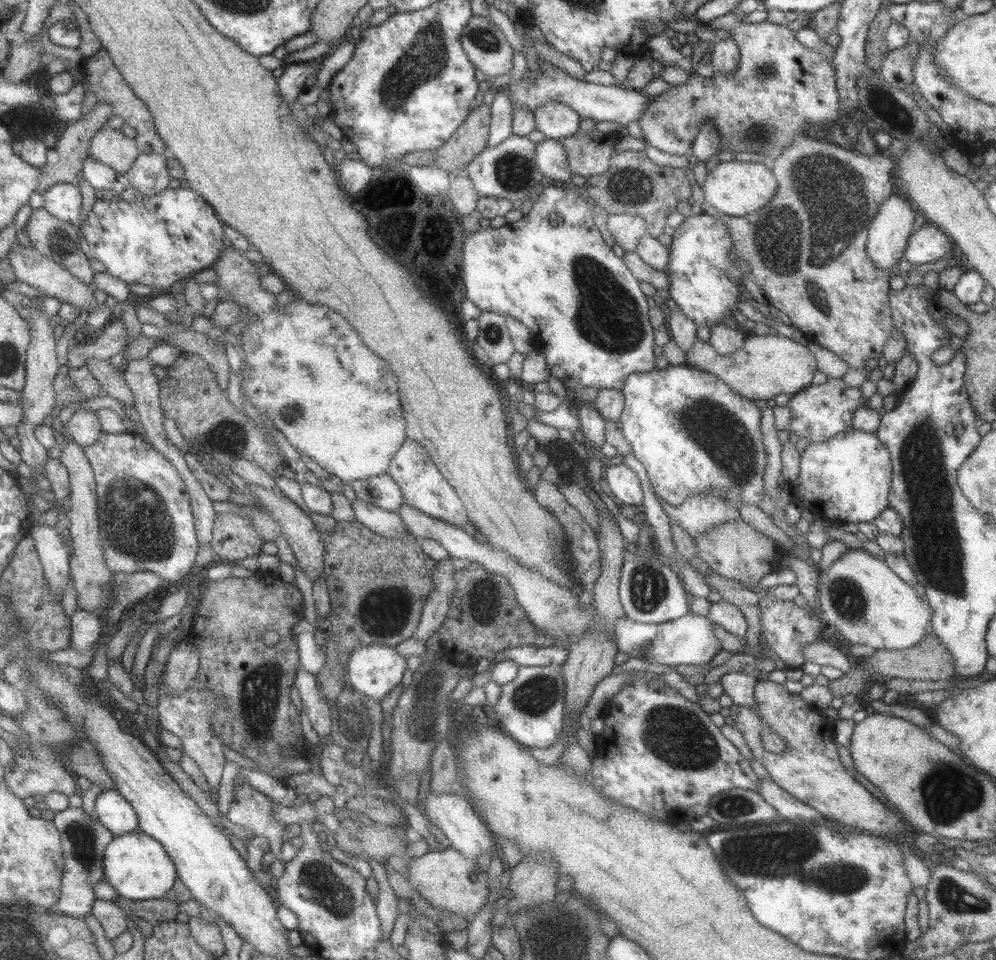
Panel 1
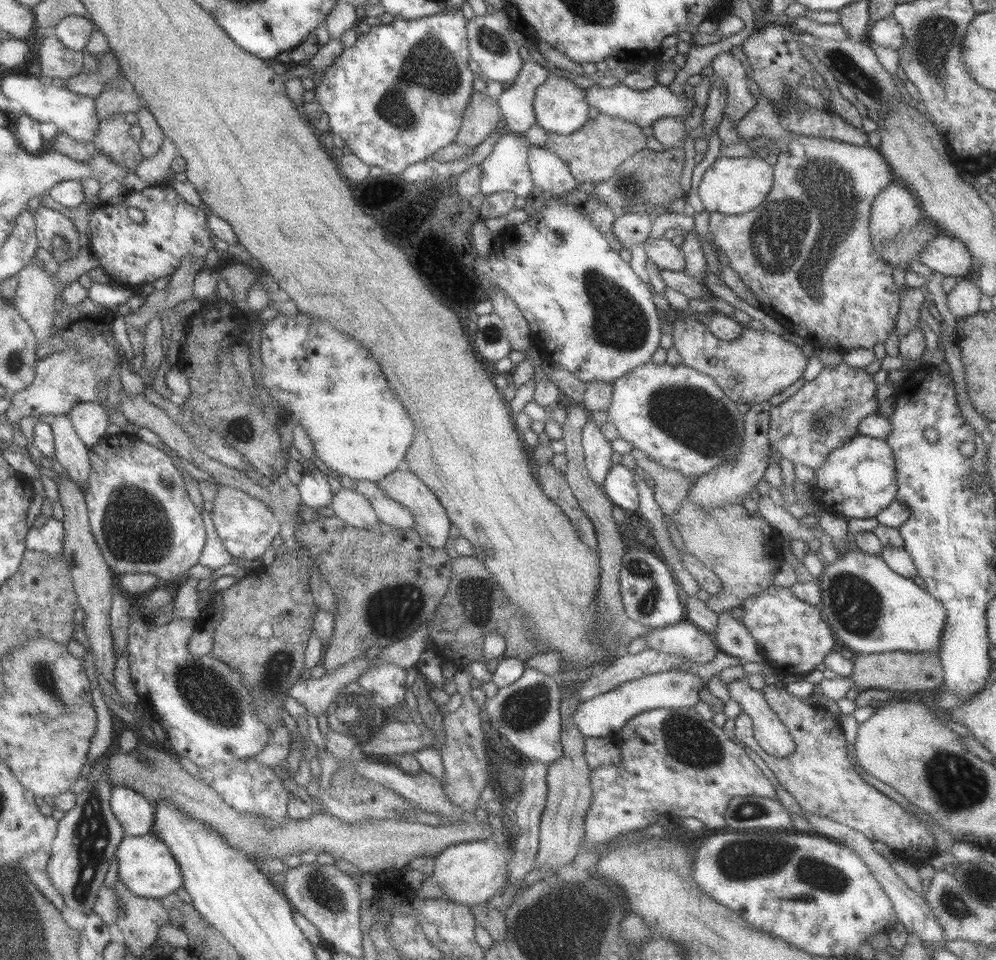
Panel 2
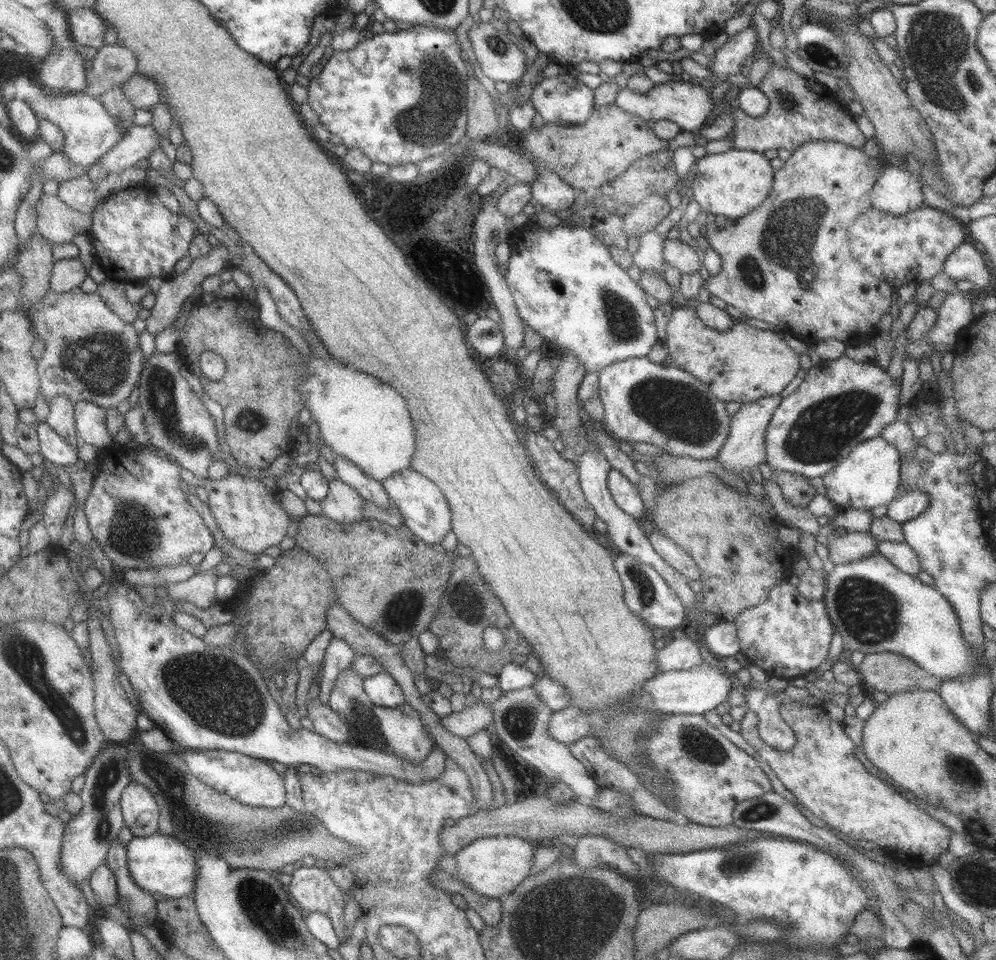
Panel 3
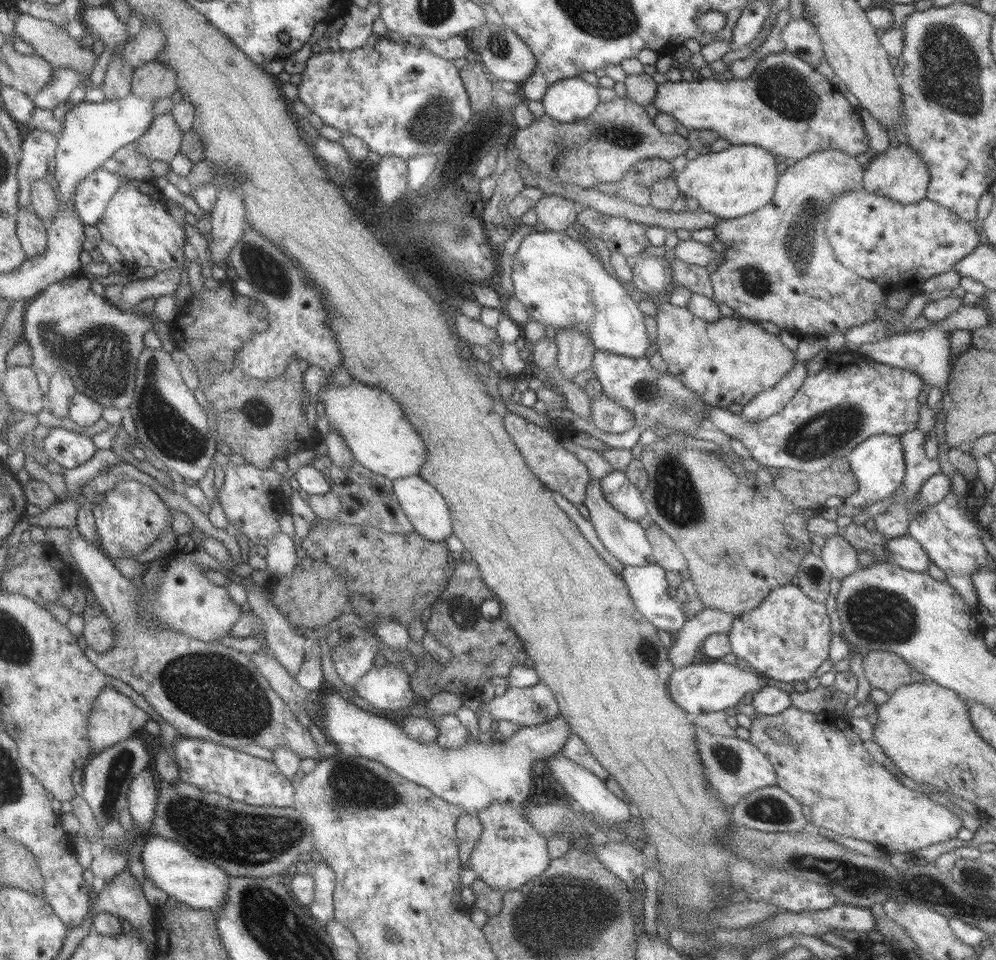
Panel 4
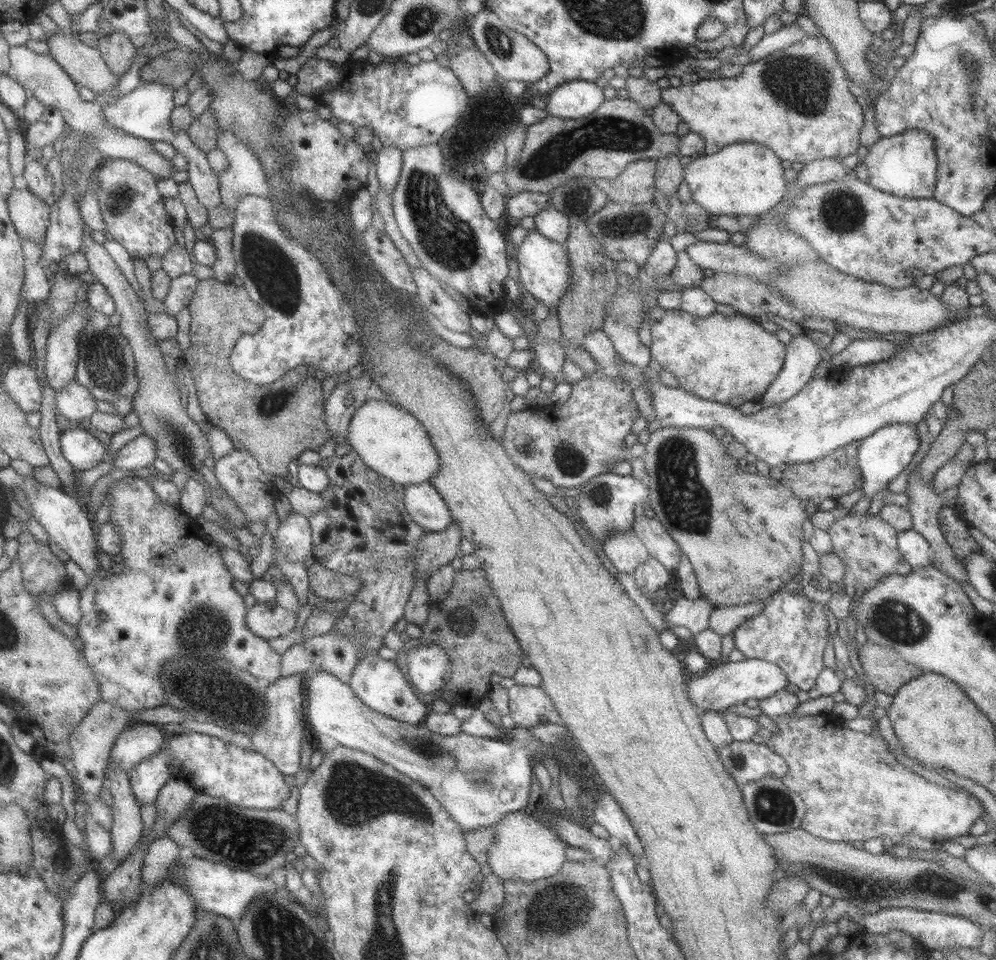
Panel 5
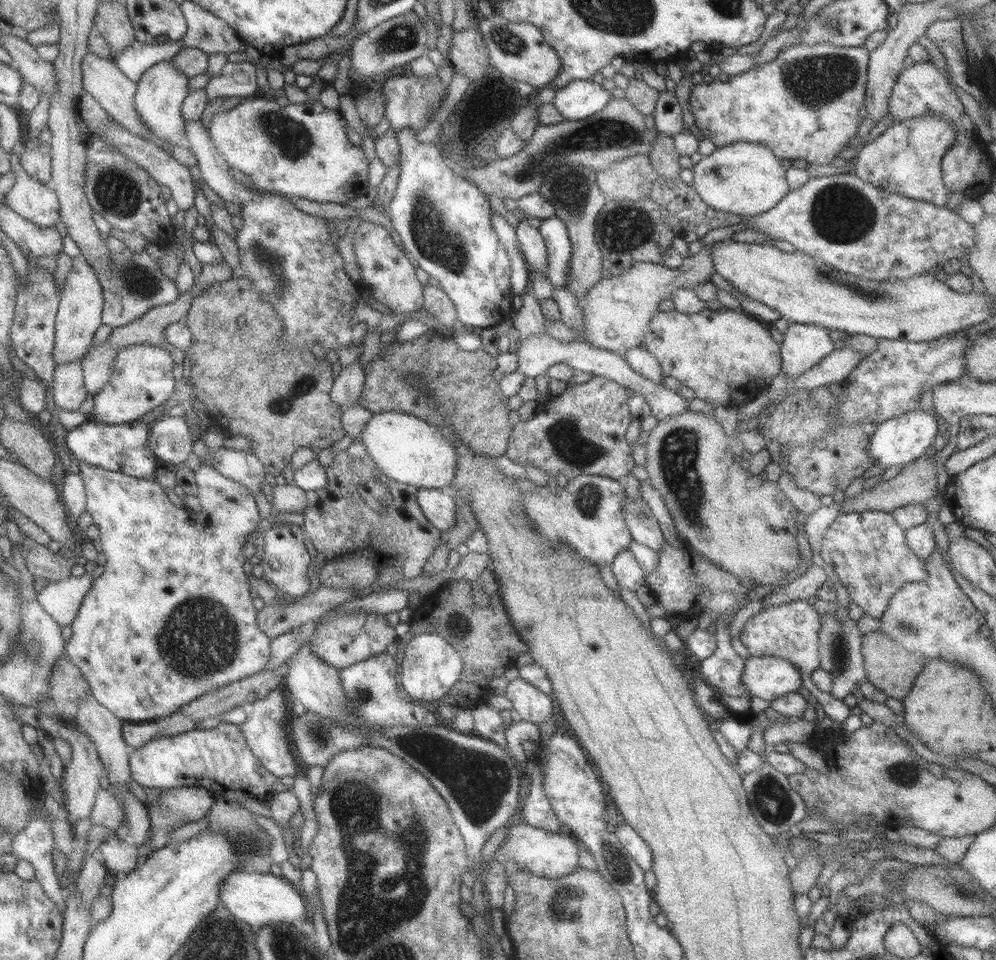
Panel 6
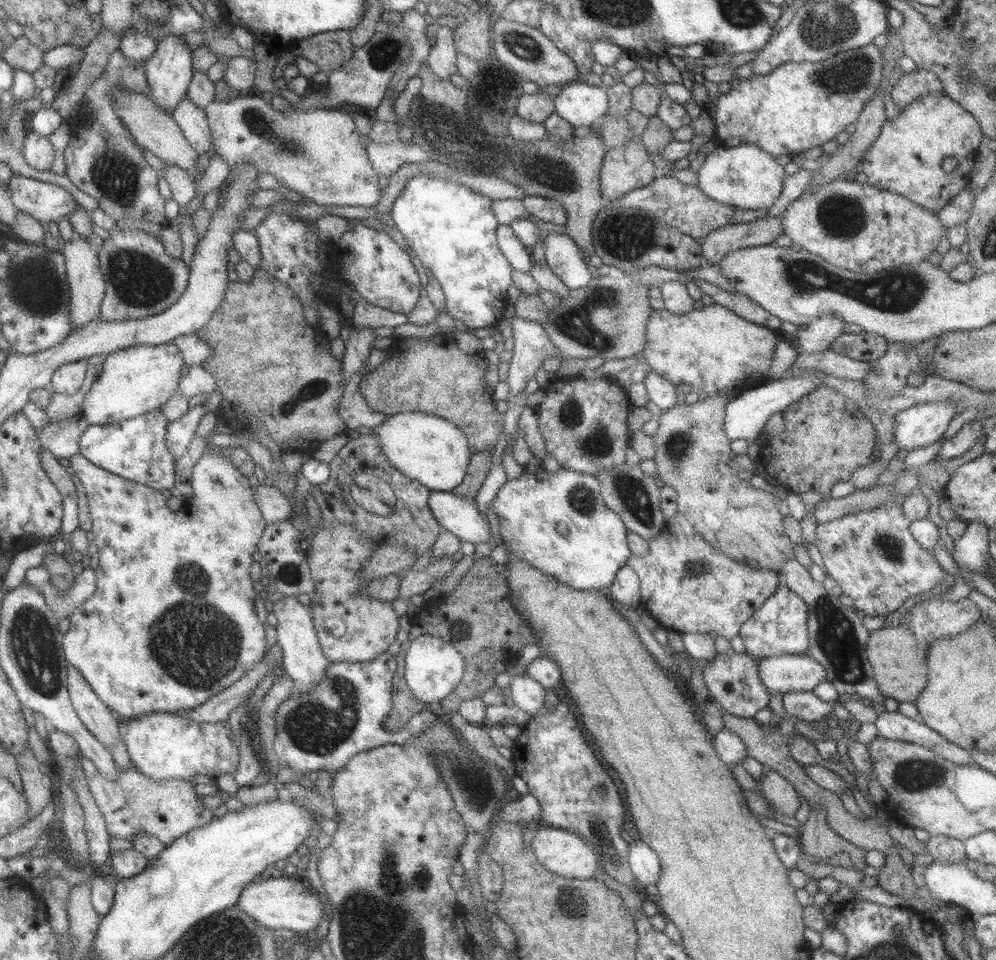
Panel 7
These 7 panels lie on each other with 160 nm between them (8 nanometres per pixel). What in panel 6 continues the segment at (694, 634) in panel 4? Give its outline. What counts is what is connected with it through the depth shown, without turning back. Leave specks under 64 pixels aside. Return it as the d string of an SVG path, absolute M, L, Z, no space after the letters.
M811 564L805 574L795 578L787 585L770 591L762 600L762 606L777 606L784 602L791 602L799 599L808 599L815 596L815 591L821 584L827 582L829 577L815 564Z

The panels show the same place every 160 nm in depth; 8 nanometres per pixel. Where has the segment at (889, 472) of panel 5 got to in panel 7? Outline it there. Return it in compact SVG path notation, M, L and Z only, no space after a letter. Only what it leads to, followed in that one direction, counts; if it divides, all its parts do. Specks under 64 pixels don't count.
M954 400L919 403L901 409L892 416L895 419L893 444L899 451L904 450L907 453L933 444L946 431L955 414L959 412Z

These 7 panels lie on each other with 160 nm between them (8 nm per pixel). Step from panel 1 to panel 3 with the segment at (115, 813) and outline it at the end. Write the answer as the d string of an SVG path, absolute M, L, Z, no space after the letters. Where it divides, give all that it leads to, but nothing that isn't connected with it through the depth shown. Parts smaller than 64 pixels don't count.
M129 781L117 803L122 812L124 826L130 830L133 836L144 837L158 831L158 808L156 801L142 784Z

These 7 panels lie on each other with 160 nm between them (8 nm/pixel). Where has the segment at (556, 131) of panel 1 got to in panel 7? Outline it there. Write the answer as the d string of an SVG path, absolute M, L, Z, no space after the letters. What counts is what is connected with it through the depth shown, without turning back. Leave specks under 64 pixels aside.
M581 80L563 86L553 103L554 111L575 128L595 126L608 112L605 88Z

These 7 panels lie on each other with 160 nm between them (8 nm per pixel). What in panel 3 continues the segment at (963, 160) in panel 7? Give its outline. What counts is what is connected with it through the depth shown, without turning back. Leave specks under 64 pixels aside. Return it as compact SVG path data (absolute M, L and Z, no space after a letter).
M901 160L897 165L883 165L870 194L872 208L891 216L901 216L924 204L920 183L903 169L904 165Z

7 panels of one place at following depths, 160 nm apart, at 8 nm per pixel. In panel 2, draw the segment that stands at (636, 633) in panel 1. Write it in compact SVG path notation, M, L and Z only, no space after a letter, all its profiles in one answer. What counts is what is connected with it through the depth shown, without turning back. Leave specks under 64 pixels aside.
M686 619L641 635L647 649L664 652L697 665L710 661L718 651L712 636Z

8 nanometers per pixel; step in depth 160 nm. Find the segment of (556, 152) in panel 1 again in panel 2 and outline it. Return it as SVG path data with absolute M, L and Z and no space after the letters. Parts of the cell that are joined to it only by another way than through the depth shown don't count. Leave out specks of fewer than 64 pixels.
M532 146L528 152L527 164L533 187L546 196L562 198L569 194L578 182L571 176L569 167L554 152L545 147Z

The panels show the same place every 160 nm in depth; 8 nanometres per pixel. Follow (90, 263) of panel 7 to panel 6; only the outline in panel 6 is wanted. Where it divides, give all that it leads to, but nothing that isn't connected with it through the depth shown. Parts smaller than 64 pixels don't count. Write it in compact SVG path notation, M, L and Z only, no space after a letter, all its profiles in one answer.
M86 260L72 261L72 267L60 292L60 301L54 318L53 348L50 353L56 365L80 360L88 350L93 334L101 323L103 297L96 273Z

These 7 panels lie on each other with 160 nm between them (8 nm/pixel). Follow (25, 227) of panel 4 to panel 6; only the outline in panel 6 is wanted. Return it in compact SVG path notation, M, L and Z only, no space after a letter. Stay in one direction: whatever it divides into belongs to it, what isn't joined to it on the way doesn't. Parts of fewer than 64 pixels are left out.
M18 141L8 152L10 170L15 179L11 189L5 193L4 205L37 227L52 228L60 218L57 195L50 184L40 184L22 169L19 161L20 148L22 144Z

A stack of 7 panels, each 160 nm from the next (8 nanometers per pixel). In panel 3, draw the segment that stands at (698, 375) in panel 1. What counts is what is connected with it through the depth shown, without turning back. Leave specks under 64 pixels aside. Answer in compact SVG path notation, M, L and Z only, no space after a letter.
M647 357L627 358L619 362L610 364L607 368L599 370L598 372L598 397L600 398L603 407L602 426L611 436L618 441L625 442L643 442L647 444L653 444L659 448L660 451L667 455L673 455L677 457L690 457L695 460L703 459L715 459L721 446L727 439L727 433L729 433L729 421L731 417L727 415L725 411L725 403L718 398L714 398L713 393L709 390L709 387L704 382L698 381L692 374L681 370L675 364L669 362L653 363L650 362Z

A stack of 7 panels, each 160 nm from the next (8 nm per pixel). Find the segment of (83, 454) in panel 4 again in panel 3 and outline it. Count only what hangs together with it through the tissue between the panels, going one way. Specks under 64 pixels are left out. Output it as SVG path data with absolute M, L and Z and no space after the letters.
M38 423L35 426L39 440L39 455L53 465L67 466L77 462L77 448L65 443L50 426Z

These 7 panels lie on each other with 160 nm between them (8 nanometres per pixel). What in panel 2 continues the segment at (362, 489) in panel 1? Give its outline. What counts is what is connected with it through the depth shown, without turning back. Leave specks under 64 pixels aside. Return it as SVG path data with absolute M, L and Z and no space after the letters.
M405 466L396 469L391 474L387 474L385 478L376 480L375 485L381 489L381 493L389 499L401 504L407 508L413 515L415 524L414 529L419 533L421 540L432 548L441 548L445 546L445 540L449 536L449 528L451 521L447 516L443 506L437 501L436 495L427 489L427 486L415 477Z

